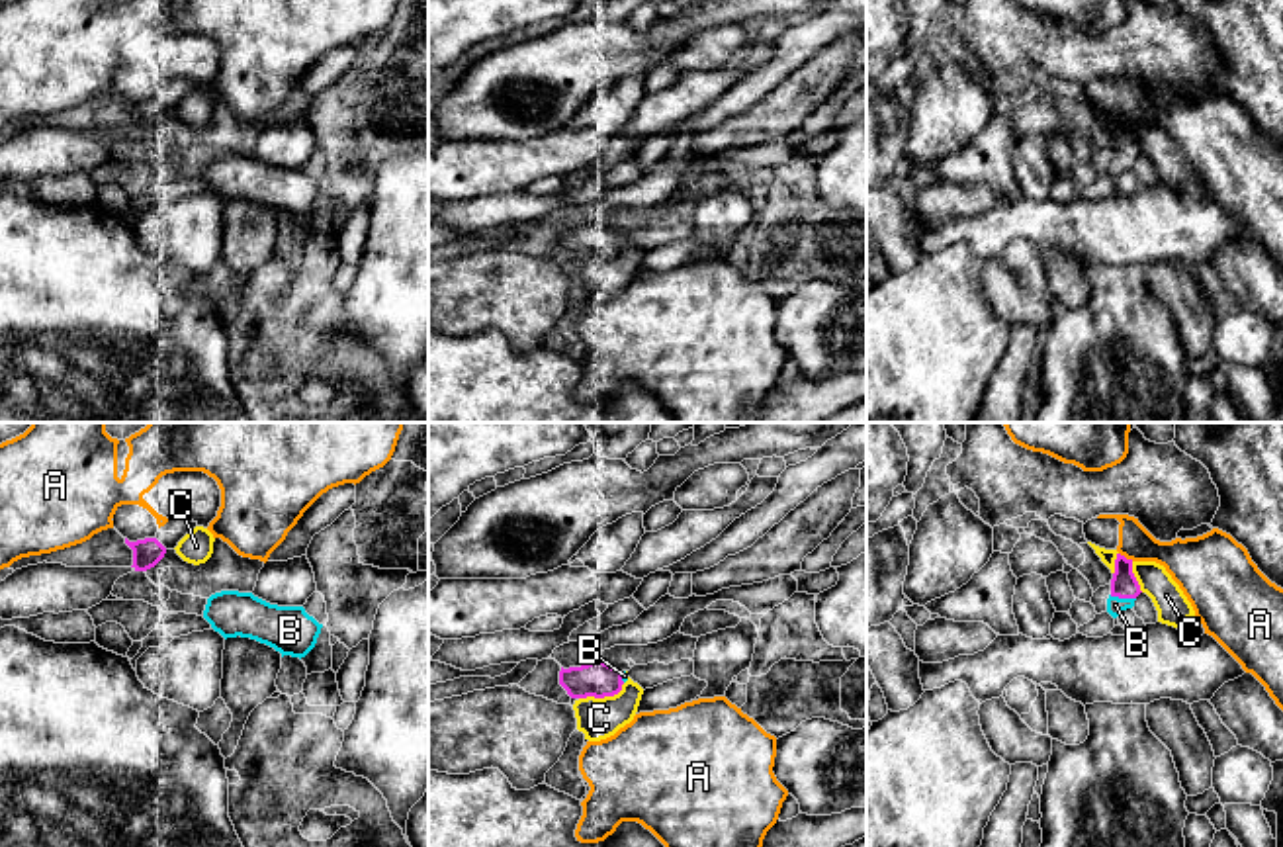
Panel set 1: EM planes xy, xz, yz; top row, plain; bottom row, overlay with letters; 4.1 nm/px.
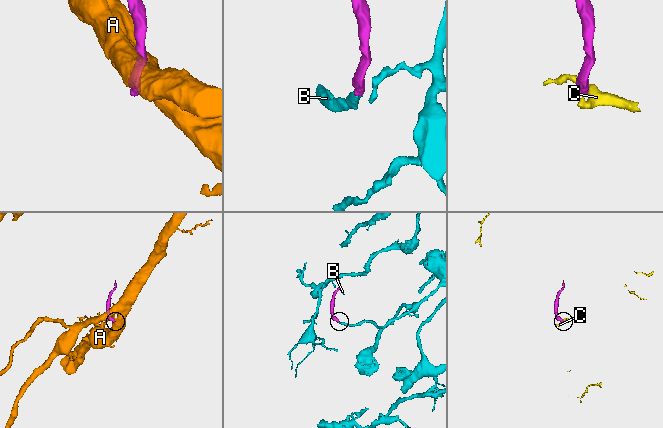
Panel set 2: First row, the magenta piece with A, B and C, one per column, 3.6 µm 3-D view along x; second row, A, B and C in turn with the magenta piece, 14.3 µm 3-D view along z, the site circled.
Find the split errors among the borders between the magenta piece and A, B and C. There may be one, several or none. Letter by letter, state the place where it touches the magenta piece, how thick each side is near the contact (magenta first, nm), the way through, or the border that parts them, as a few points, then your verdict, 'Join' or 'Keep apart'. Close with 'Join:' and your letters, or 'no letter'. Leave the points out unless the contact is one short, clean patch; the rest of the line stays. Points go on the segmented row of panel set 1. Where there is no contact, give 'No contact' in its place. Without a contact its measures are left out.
A: Touches magenta at yz (1125, 558). Thickness 110 nm (magenta) against 180 nm. Keep apart
B: Touches magenta at yz (1123, 597). Thickness 110 nm (magenta) against 70 nm. Join
C: Touches magenta at xz (603, 697). Thickness 150 nm (magenta) against 170 nm. Keep apart
Join: B

